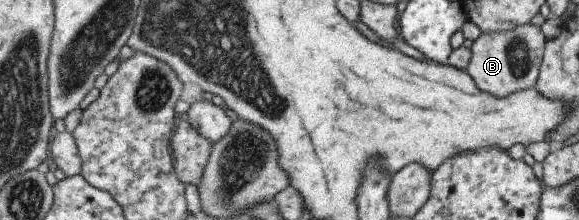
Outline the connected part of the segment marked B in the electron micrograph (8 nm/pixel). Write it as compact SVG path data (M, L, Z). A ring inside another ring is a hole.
M530 23L507 31L480 33L469 47L470 58L464 72L476 88L495 97L534 87L546 41L540 27Z

